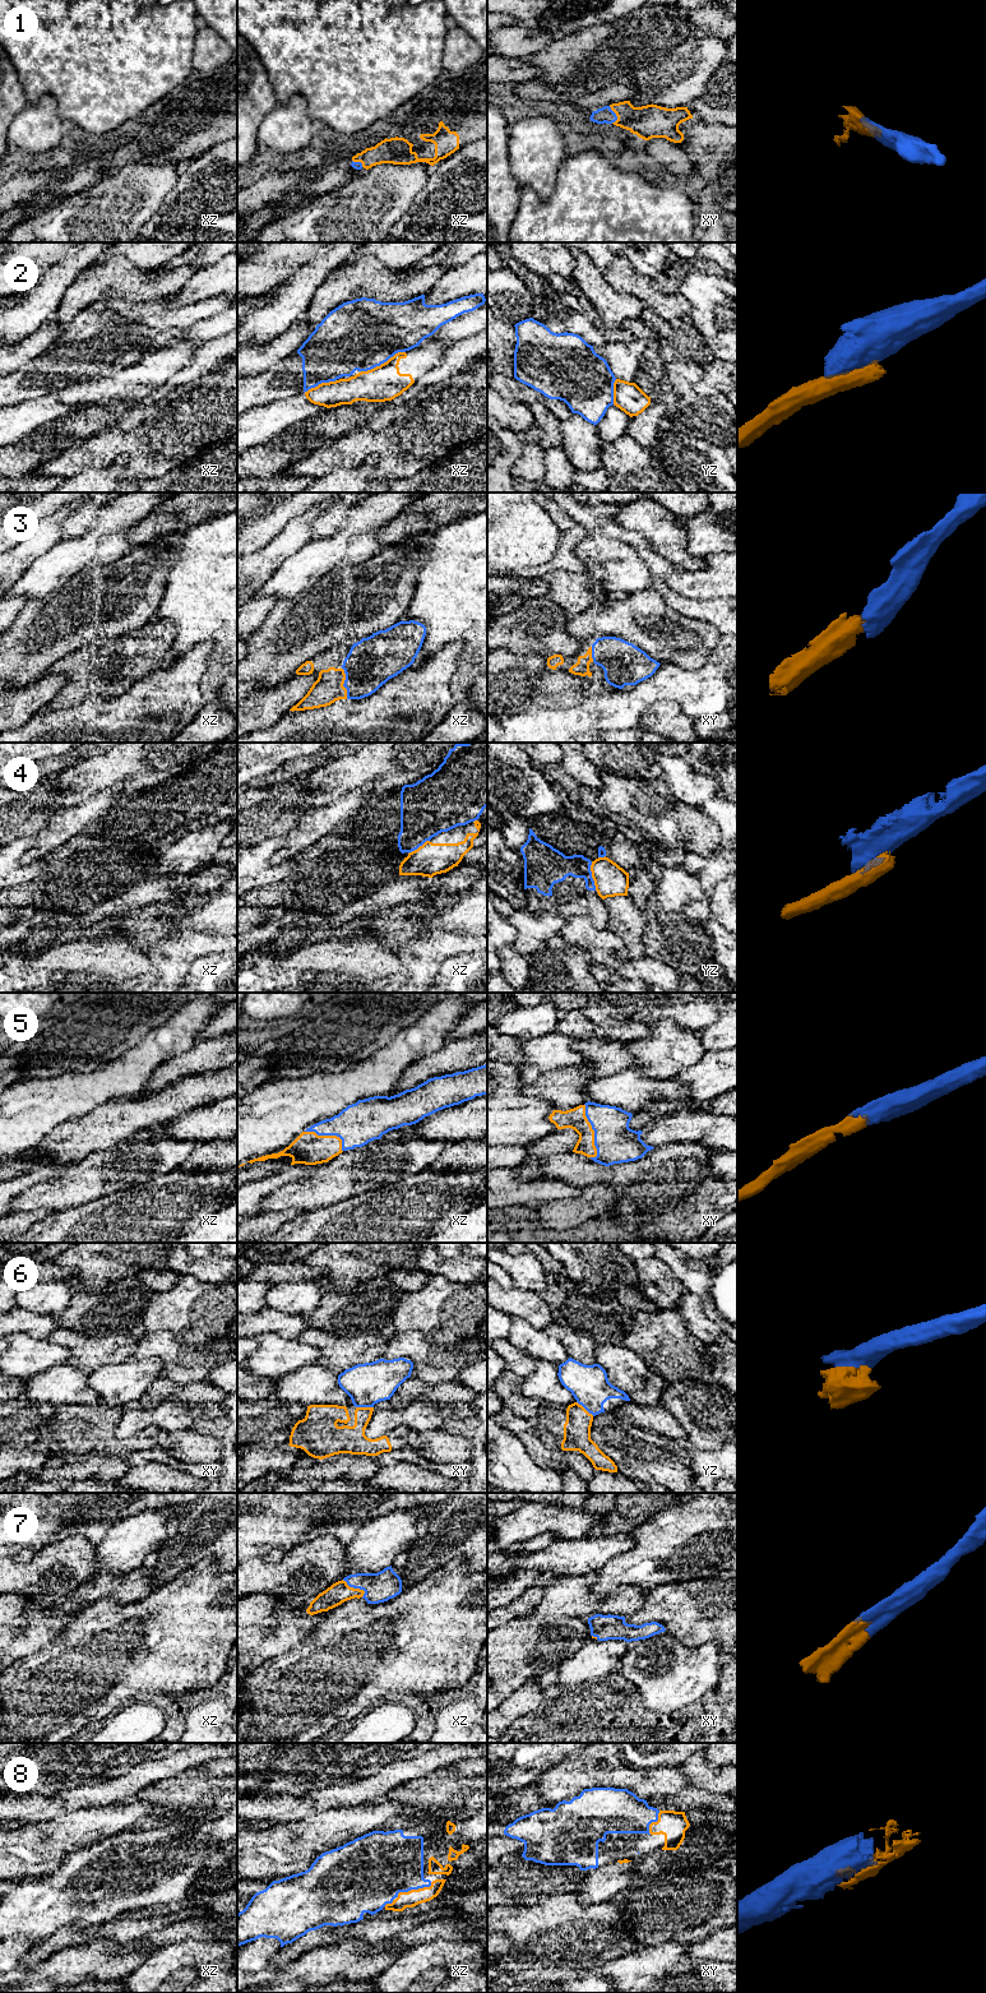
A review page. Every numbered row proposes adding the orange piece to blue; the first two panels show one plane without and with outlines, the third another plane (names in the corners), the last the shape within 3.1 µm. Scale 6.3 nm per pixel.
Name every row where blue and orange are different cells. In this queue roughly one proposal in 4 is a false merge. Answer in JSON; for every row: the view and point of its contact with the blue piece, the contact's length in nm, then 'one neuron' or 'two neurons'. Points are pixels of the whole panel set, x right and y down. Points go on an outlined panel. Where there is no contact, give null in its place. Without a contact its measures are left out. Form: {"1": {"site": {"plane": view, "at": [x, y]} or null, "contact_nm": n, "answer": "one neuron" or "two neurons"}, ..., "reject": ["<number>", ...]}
{"1": {"site": {"plane": "xy", "at": [615, 115]}, "contact_nm": 120, "answer": "one neuron"}, "2": {"site": {"plane": "xz", "at": [383, 363]}, "contact_nm": 300, "answer": "two neurons"}, "3": {"site": {"plane": "xz", "at": [345, 683]}, "contact_nm": 200, "answer": "one neuron"}, "4": {"site": {"plane": "yz", "at": [591, 877]}, "contact_nm": 200, "answer": "two neurons"}, "5": {"site": {"plane": "xy", "at": [593, 1129]}, "contact_nm": 360, "answer": "one neuron"}, "6": {"site": {"plane": "xy", "at": [365, 1406]}, "contact_nm": 110, "answer": "two neurons"}, "7": {"site": {"plane": "xz", "at": [355, 1587]}, "contact_nm": 170, "answer": "one neuron"}, "8": {"site": {"plane": "xz", "at": [413, 1889]}, "contact_nm": 240, "answer": "one neuron"}, "reject": ["2", "4", "6"]}

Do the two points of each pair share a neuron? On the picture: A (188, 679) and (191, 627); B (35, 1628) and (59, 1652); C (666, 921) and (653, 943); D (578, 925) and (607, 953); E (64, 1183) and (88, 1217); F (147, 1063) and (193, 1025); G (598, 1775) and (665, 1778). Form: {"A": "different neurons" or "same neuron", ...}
{"A": "different neurons", "B": "different neurons", "C": "same neuron", "D": "same neuron", "E": "different neurons", "F": "same neuron", "G": "same neuron"}

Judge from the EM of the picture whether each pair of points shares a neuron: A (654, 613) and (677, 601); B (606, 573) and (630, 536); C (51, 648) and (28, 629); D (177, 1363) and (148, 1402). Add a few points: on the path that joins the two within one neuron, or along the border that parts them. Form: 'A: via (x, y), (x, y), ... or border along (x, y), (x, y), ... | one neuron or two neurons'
A: border along (651, 587), (669, 606), (694, 619) | two neurons
B: border along (609, 537), (629, 542), (646, 565) | two neurons
C: via (46, 643), (33, 634) | one neuron
D: border along (161, 1374), (177, 1383), (195, 1382) | two neurons

